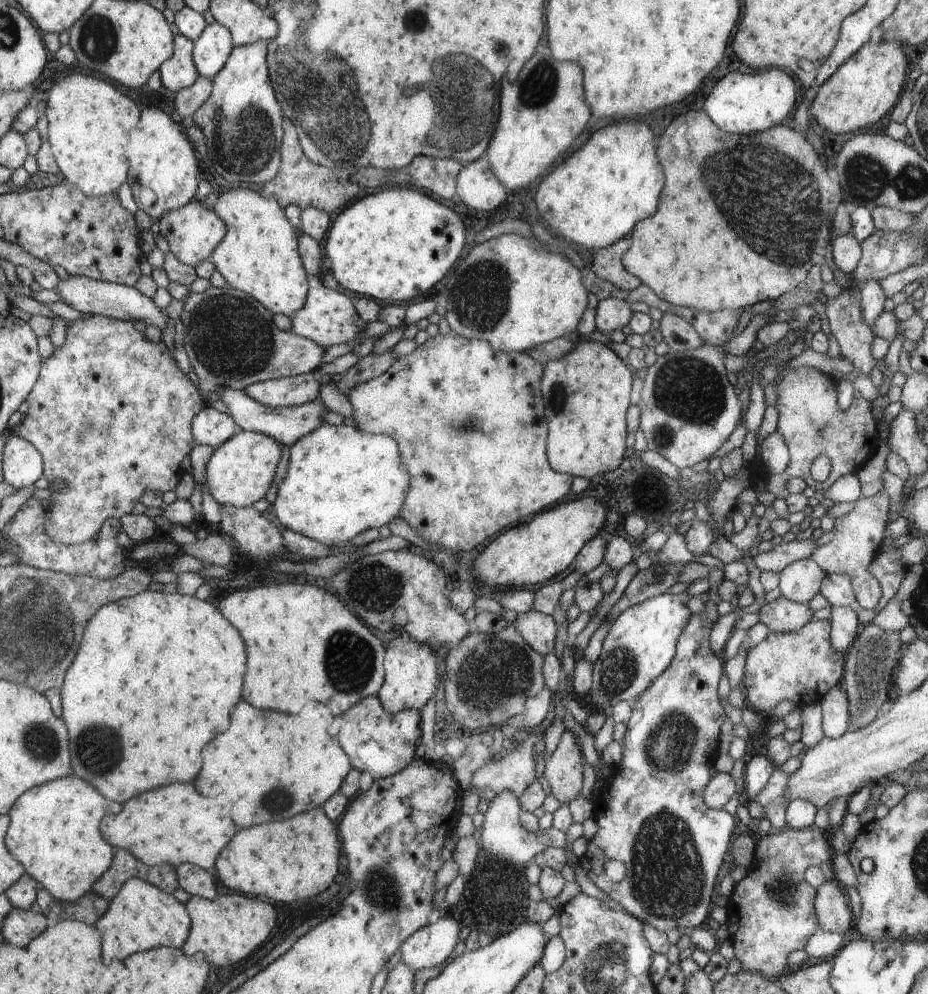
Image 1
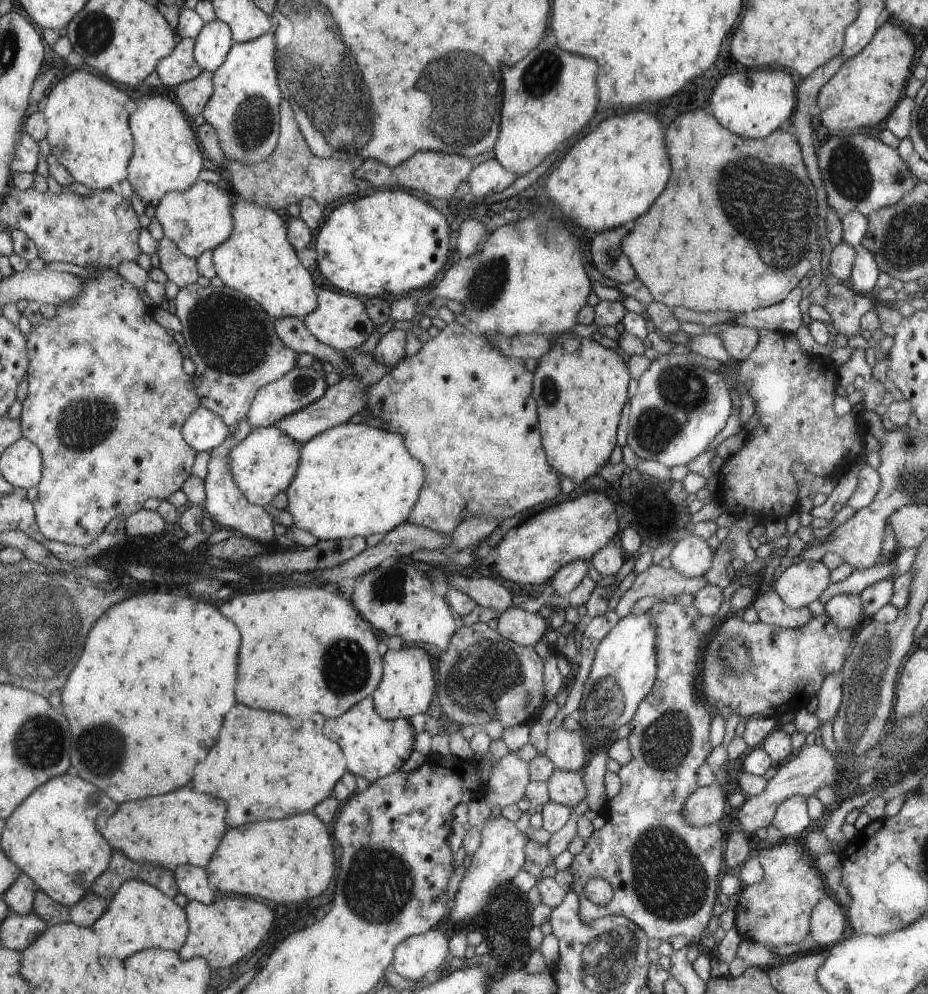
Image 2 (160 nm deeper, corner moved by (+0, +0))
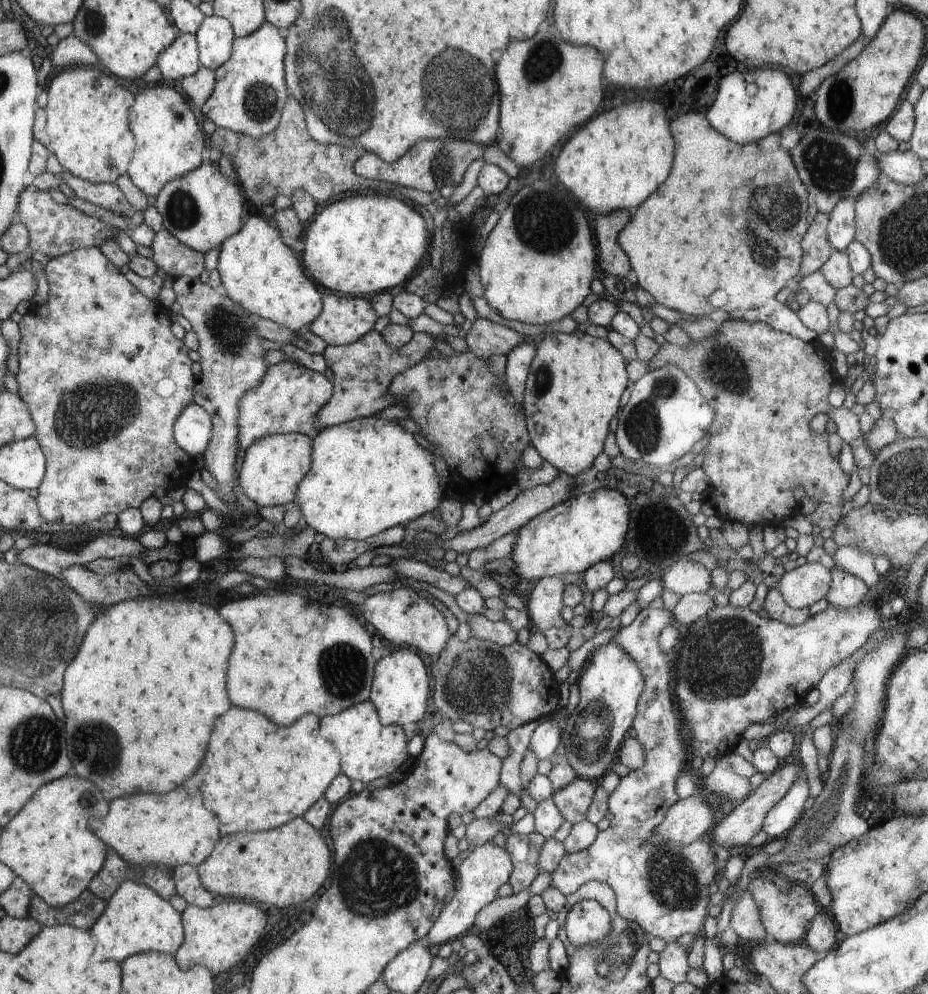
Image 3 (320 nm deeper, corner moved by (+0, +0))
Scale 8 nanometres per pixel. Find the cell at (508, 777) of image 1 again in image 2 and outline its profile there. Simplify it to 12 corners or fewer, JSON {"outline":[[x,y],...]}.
{"outline":[[515,752],[495,762],[486,804],[504,808],[525,796],[529,762]]}

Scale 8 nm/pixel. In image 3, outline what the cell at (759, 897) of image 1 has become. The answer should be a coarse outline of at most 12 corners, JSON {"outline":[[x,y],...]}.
{"outline":[[753,875],[752,893],[769,940],[802,943],[818,903],[809,886],[789,894]]}

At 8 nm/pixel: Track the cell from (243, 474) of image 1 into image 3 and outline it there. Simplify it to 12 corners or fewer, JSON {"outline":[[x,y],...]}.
{"outline":[[312,436],[261,438],[245,450],[242,490],[291,506],[311,472]]}

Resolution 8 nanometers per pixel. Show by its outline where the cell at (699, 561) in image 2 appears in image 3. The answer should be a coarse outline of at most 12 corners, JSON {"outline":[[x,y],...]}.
{"outline":[[680,559],[662,573],[664,589],[684,596],[706,593],[711,572]]}

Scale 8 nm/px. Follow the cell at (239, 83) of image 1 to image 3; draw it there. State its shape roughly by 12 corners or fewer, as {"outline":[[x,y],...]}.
{"outline":[[268,22],[236,37],[200,107],[255,139],[290,96],[286,38]]}

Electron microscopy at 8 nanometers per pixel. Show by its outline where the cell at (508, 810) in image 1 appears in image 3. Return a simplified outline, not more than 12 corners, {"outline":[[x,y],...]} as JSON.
{"outline":[[504,846],[476,847],[457,870],[462,887],[426,940],[432,948],[473,928],[513,864]]}

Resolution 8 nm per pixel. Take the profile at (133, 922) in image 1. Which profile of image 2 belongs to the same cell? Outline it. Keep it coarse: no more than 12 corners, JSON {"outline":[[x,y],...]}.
{"outline":[[127,881],[91,926],[124,960],[177,951],[187,914],[155,886]]}

